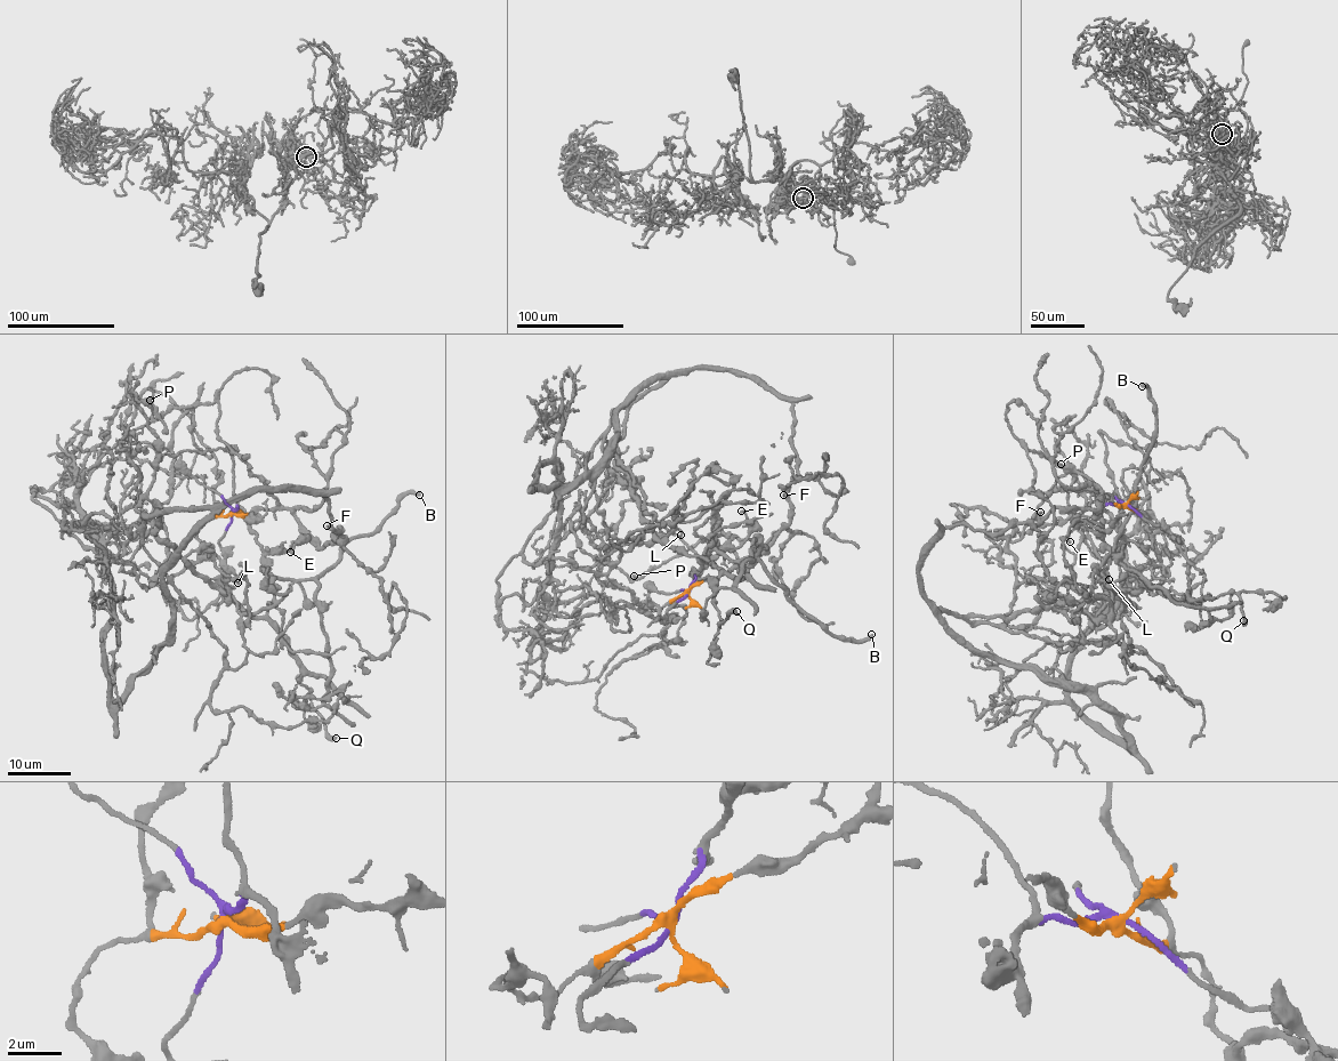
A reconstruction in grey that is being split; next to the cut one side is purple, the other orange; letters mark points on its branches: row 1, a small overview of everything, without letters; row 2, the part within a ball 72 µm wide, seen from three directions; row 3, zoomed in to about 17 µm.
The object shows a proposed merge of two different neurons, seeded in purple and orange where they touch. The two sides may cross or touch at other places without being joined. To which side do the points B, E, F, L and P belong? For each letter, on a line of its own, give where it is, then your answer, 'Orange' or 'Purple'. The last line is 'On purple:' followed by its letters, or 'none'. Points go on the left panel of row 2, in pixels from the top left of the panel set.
B: Place: (419, 495). Purple
E: Place: (290, 552). Purple
F: Place: (327, 525). Orange
L: Place: (238, 583). Purple
P: Place: (150, 400). Orange
On purple: B, E, L

